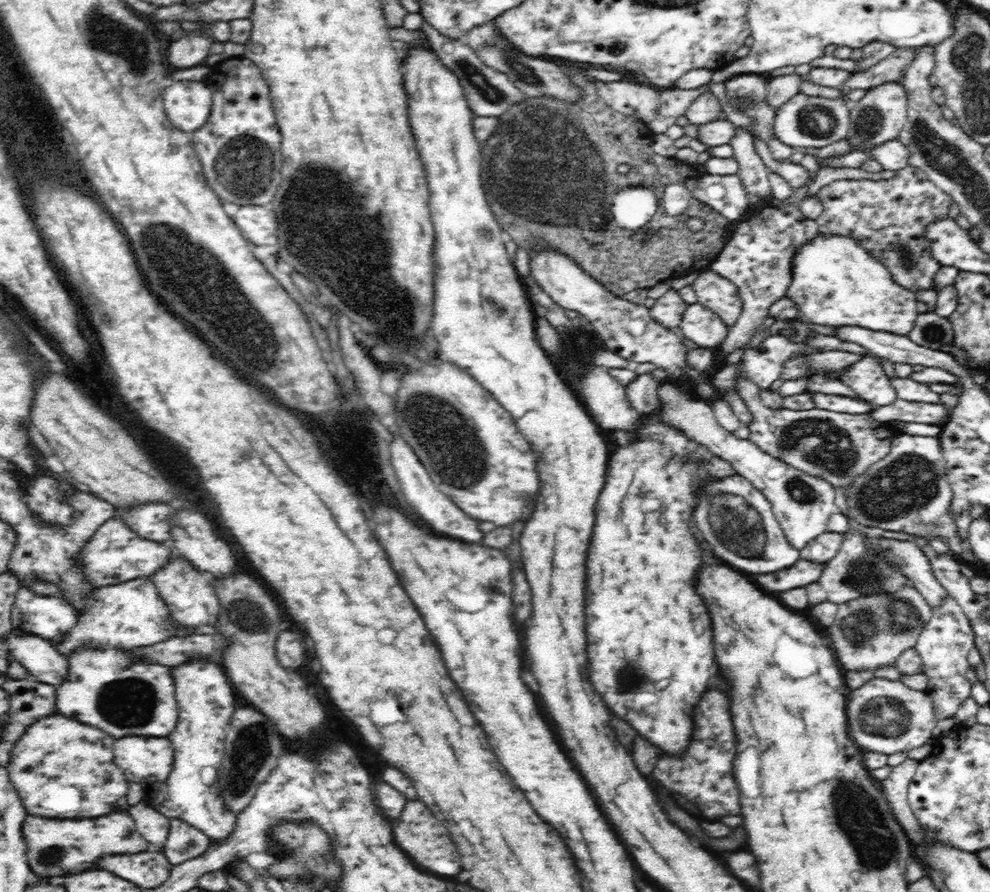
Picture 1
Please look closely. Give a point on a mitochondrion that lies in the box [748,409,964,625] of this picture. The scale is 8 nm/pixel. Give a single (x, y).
(903, 489)

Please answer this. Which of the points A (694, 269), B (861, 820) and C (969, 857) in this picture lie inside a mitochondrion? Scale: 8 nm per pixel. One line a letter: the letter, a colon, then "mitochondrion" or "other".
A: other
B: mitochondrion
C: other

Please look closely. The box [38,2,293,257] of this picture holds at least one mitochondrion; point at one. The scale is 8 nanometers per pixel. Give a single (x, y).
(106, 33)

